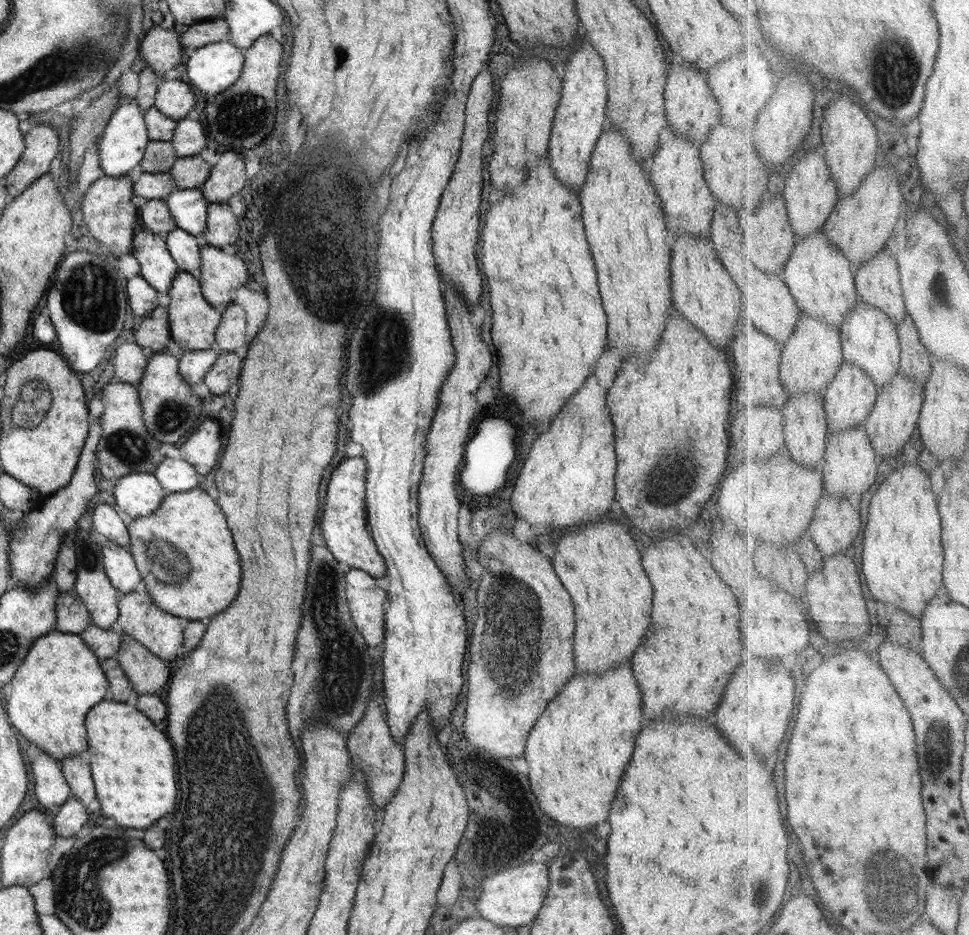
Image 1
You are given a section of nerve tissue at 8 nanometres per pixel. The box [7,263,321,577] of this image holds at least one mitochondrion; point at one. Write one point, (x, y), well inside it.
(36, 398)

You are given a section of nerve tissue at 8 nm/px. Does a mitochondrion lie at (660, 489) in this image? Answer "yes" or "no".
yes

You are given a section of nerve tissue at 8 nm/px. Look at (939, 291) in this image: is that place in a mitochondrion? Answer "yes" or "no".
yes

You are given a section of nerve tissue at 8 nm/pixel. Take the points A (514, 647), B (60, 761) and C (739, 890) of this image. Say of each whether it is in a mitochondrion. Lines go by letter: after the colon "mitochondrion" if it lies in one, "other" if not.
A: mitochondrion
B: other
C: mitochondrion

